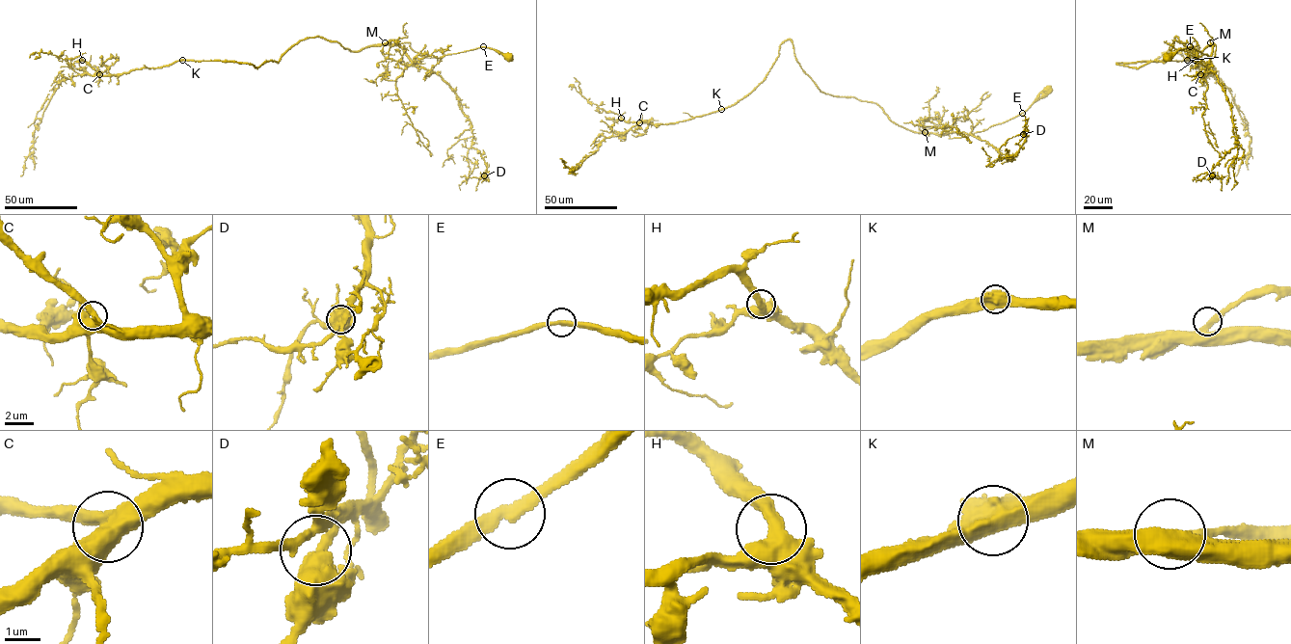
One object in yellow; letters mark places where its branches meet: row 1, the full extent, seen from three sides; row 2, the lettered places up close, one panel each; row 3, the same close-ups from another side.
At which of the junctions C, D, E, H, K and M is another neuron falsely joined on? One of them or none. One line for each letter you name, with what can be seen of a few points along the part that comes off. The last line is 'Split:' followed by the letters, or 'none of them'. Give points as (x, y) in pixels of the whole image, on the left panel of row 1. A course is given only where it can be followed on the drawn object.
Split: none of them

